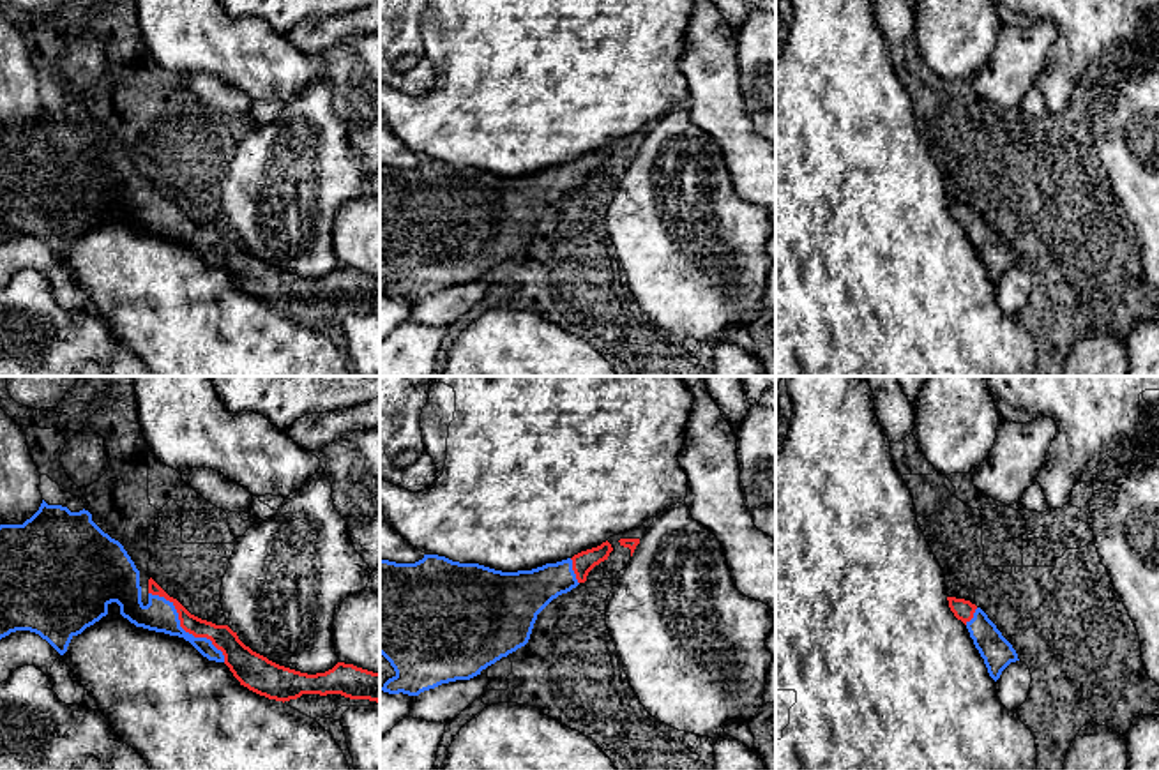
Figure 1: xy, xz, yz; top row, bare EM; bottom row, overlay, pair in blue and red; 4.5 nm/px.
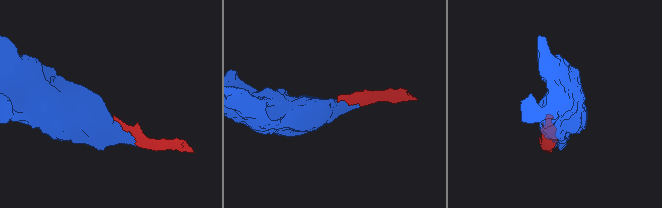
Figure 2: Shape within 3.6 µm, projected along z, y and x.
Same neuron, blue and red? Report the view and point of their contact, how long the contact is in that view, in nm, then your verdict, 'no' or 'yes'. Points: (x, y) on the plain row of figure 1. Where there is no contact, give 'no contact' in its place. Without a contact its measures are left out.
meets blue in xy at (182, 234); contact 480 nm long; yes

